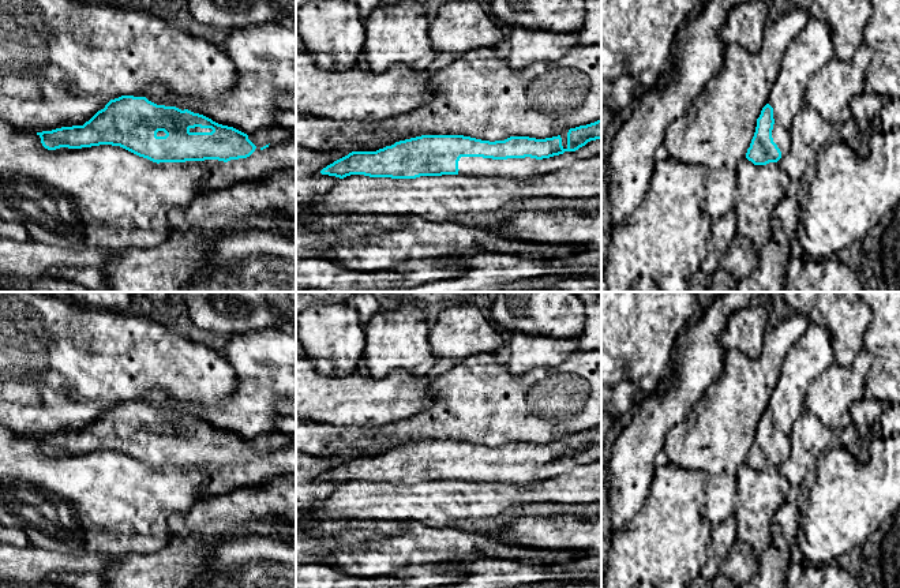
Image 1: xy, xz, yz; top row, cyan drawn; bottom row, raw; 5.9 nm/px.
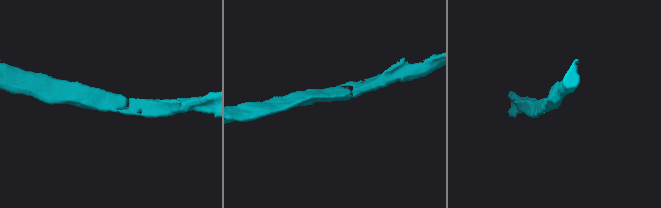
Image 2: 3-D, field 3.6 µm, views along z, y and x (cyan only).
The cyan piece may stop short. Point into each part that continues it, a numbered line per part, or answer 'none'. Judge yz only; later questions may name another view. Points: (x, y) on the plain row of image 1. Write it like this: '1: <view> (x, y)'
1: yz (782, 442)

